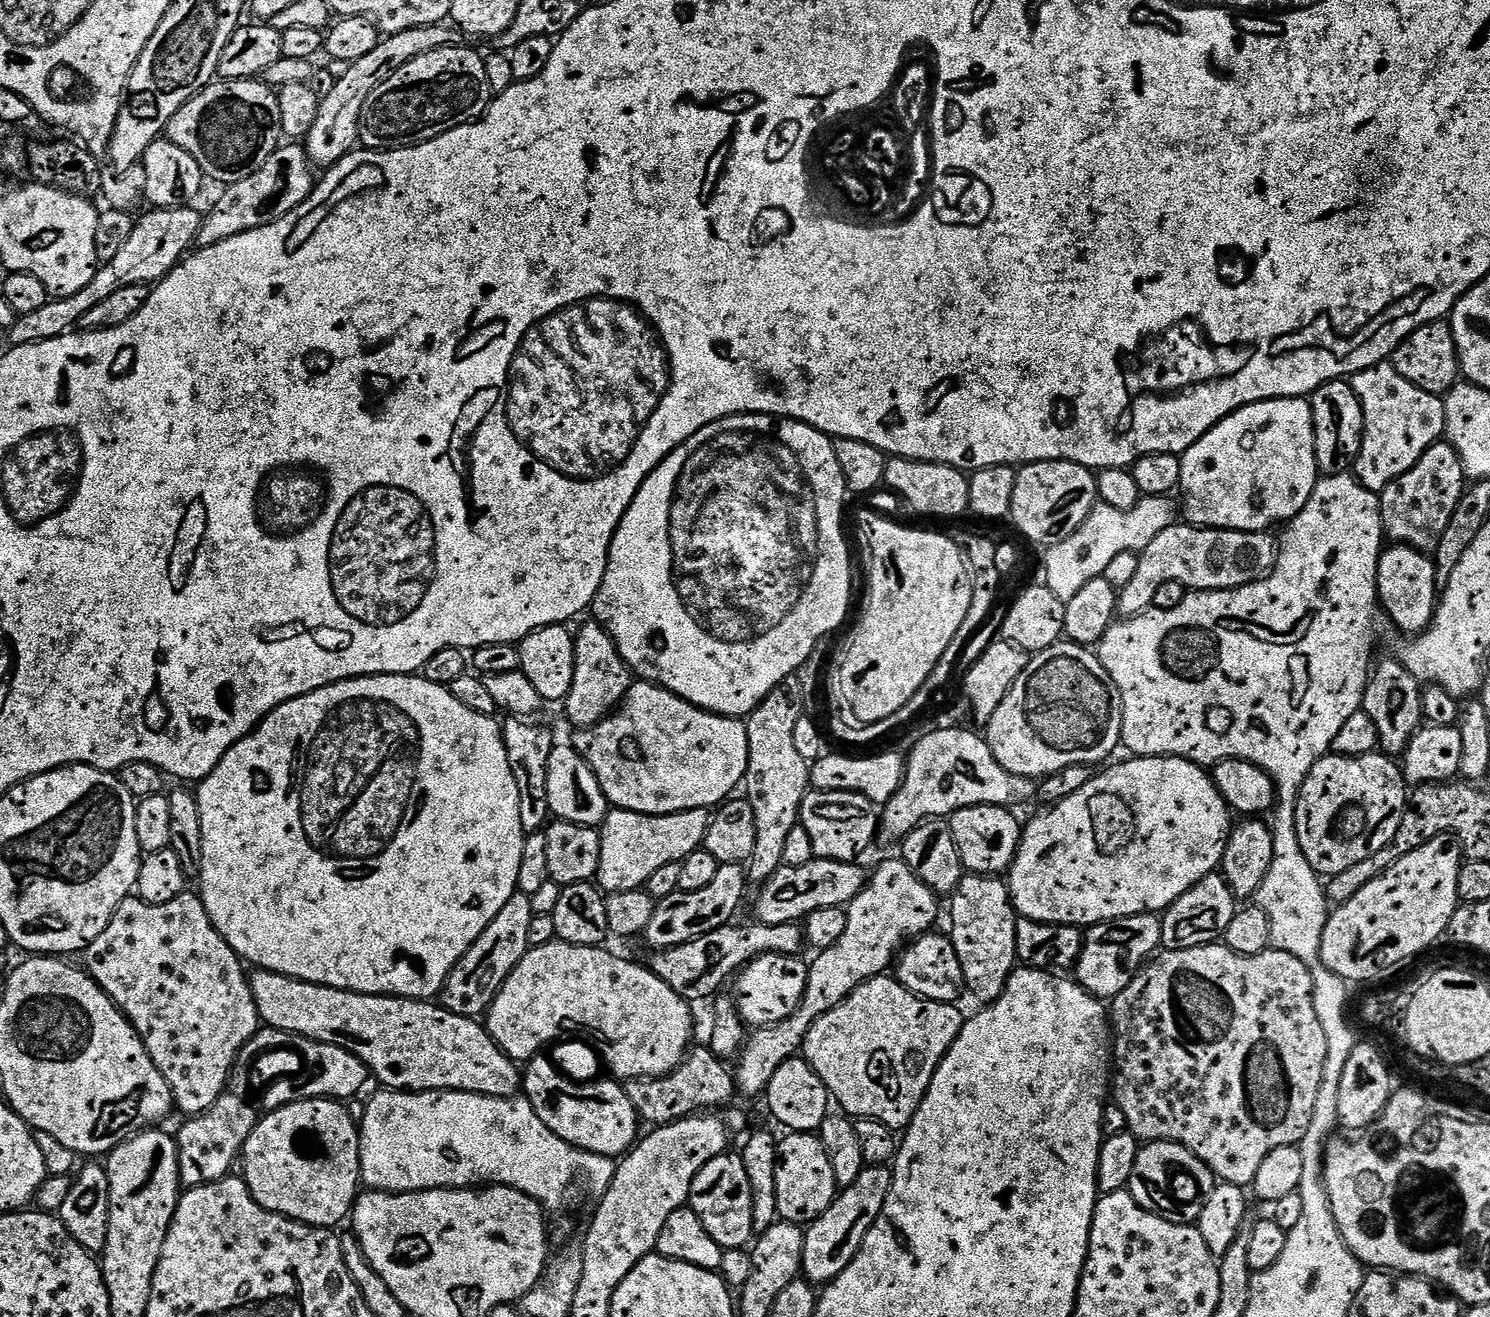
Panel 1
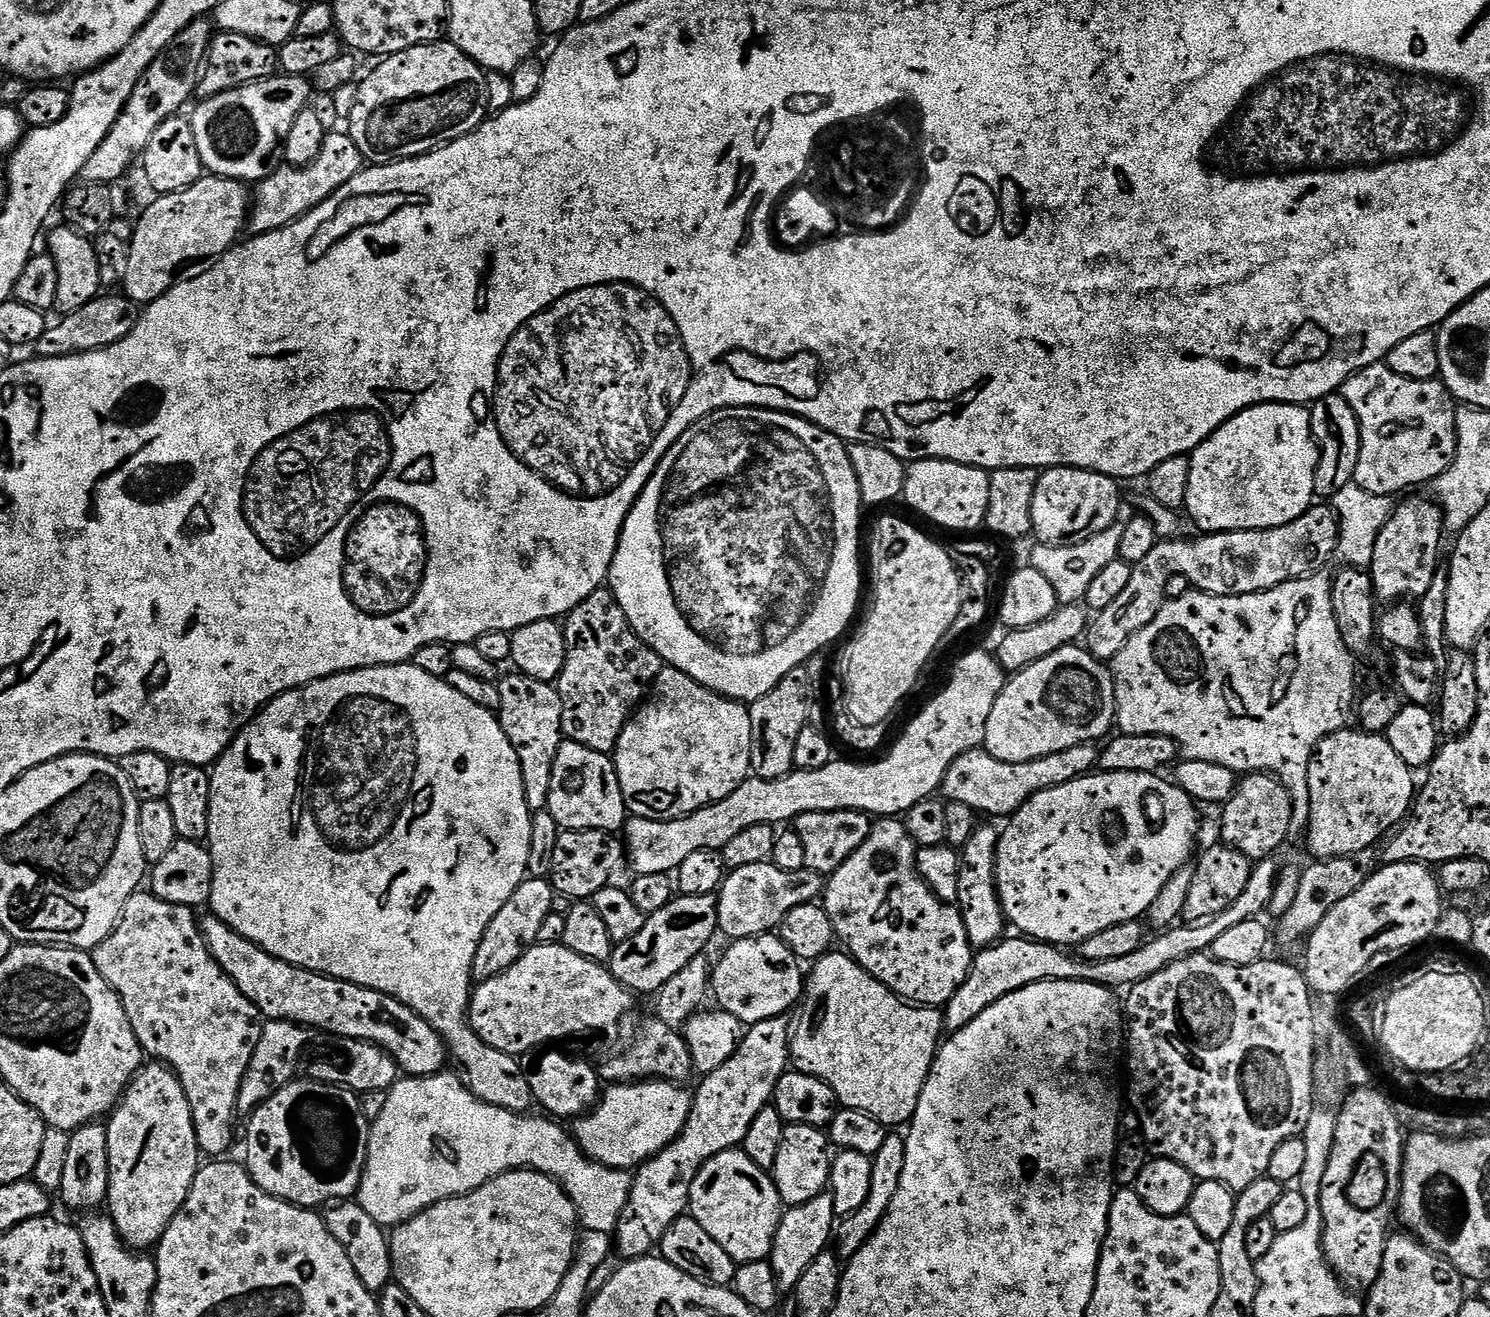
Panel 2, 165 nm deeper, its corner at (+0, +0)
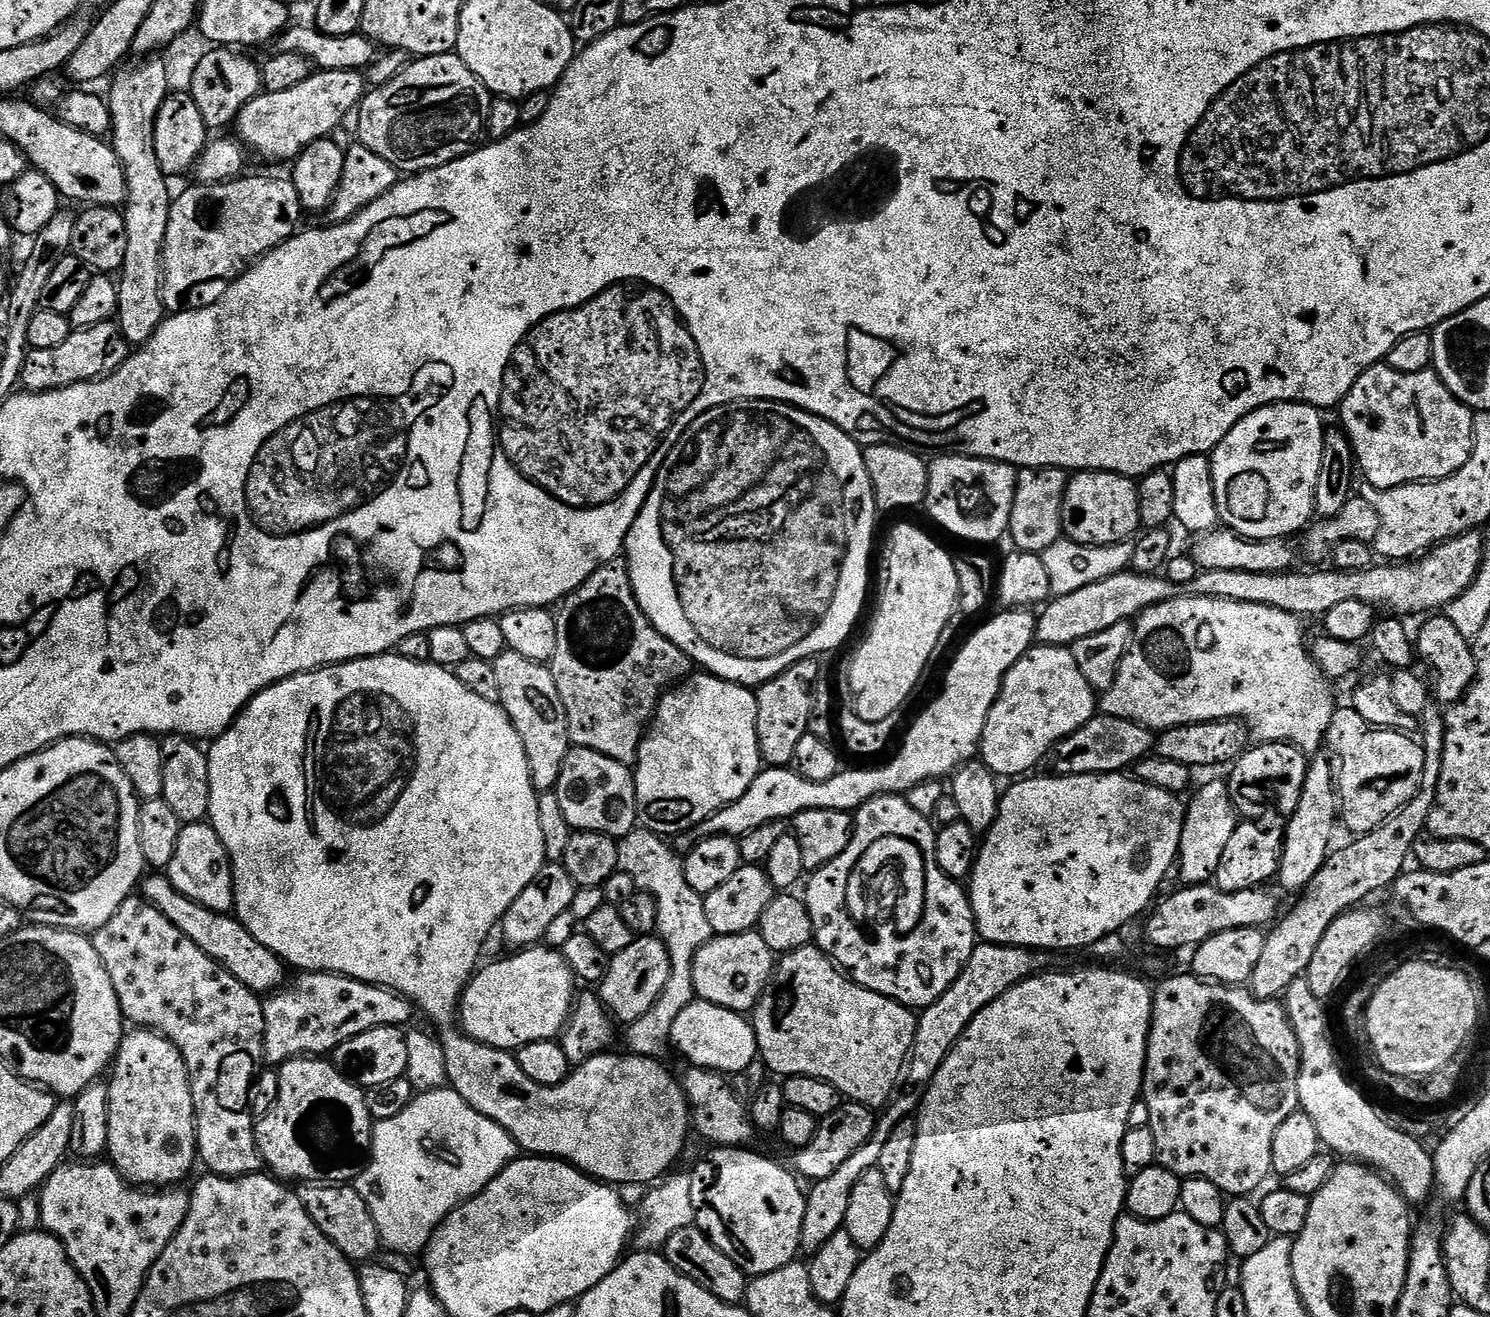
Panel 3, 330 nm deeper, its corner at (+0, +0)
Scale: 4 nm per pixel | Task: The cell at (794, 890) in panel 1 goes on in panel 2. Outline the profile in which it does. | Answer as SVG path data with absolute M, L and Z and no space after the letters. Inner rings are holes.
M777 864L733 868L725 875L716 896L718 906L719 935L728 936L729 941L745 940L751 936L767 936L779 929L782 918L794 910L794 906L811 904L821 899L826 880L808 868L782 870Z

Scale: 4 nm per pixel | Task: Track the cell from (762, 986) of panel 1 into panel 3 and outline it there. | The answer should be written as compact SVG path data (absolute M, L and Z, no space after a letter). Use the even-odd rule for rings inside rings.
M759 931L733 936L716 936L698 950L694 958L696 995L706 1002L716 1003L726 1010L751 1013L769 986L774 971L774 953L762 942Z

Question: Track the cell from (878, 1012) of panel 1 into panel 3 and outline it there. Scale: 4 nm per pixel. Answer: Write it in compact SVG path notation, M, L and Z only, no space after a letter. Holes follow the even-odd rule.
M815 943L779 957L768 988L750 1013L759 1059L764 1060L770 1071L777 1072L780 1078L809 1076L830 1082L830 1086L840 1091L841 1097L873 1110L883 1109L901 1083L912 1050L917 1019L917 1013L905 1004L849 980Z

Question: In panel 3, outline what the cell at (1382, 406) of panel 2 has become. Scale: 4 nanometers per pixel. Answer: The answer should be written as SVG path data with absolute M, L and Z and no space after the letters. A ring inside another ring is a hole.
M1386 362L1368 368L1354 382L1346 394L1344 403L1339 405L1343 431L1352 444L1352 454L1358 465L1358 472L1368 479L1368 488L1390 490L1403 484L1419 484L1430 480L1441 480L1453 476L1466 462L1470 462L1472 453L1472 435L1474 434L1473 409L1457 398L1440 381L1435 371L1418 374L1402 374Z

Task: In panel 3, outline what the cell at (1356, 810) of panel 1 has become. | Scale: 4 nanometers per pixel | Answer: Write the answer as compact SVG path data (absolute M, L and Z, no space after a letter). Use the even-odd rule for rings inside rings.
M1350 706L1337 707L1326 737L1327 747L1336 751L1338 812L1352 834L1363 834L1382 826L1420 789L1424 746L1419 739L1390 728L1373 728Z

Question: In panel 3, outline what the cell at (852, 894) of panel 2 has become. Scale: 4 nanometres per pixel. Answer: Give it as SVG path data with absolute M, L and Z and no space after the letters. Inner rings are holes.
M903 795L878 796L856 809L850 846L846 846L846 850L842 850L842 854L838 854L838 858L834 858L834 862L815 869L807 877L808 889L802 892L804 905L810 910L810 922L814 922L812 939L816 947L823 950L832 959L833 964L846 973L849 980L860 984L866 990L874 990L886 998L897 1000L899 1004L905 1004L906 1007L913 1010L929 1008L931 1004L938 1002L938 998L942 998L942 994L946 994L946 990L950 990L950 986L956 981L958 974L962 974L970 954L978 943L972 901L968 899L965 885L959 880L950 879L942 870L936 853L937 839L938 832L933 821L927 816L918 814L918 810L914 810L914 806L910 806L910 802Z

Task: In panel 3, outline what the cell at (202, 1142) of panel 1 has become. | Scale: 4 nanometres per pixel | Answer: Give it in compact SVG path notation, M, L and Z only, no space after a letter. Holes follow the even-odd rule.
M301 971L289 979L284 987L271 993L264 1000L264 1064L279 1066L287 1060L296 1060L300 1056L327 1057L342 1042L354 1038L371 1028L378 1026L407 1025L414 1013L412 1001L391 988L381 988L378 984L363 984L350 976L337 976L330 972Z

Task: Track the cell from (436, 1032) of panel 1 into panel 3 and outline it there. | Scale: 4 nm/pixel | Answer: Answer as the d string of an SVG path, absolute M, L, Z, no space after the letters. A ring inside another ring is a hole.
M164 874L145 875L138 892L149 904L153 904L158 911L166 914L166 918L170 918L170 922L174 922L174 926L178 926L178 930L182 930L182 934L186 934L186 938L194 942L194 946L206 950L206 954L210 954L214 962L230 970L230 974L234 974L234 978L238 978L242 986L246 986L257 994L271 994L284 987L286 983L284 961L270 950L266 950L266 946L262 946L262 942L258 942L258 938L250 934L250 930L241 926L235 915L215 912L186 898L186 894L179 892Z

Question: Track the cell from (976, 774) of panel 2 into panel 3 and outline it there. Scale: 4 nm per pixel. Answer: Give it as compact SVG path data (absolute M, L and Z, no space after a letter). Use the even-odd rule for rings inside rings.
M1097 714L1086 726L1054 745L1046 757L1053 776L1106 776L1120 774L1140 763L1153 751L1153 729L1126 718Z

